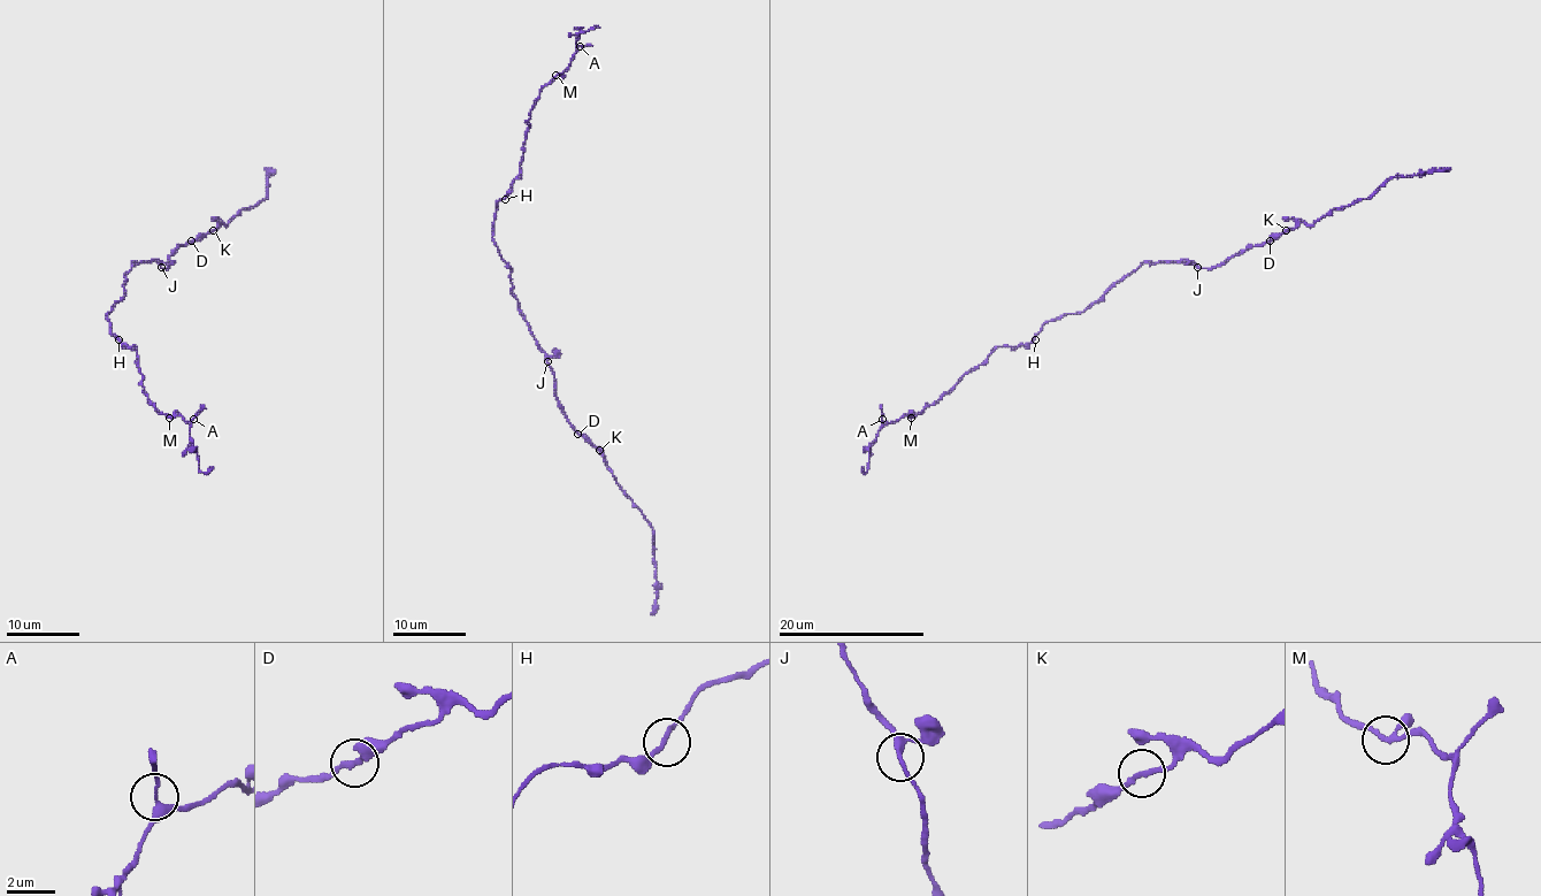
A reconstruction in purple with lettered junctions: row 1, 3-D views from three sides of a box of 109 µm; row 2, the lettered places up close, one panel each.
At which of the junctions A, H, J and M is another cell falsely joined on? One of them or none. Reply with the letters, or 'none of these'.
J

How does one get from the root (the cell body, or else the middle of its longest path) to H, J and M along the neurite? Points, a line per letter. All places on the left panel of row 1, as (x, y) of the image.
H: (128, 274), (124, 296), (106, 314), (109, 330), (119, 339)
J: (128, 274), (133, 262), (155, 261), (160, 266)
M: (128, 274), (124, 296), (106, 314), (109, 330), (125, 346), (137, 350), (144, 392), (169, 418)

